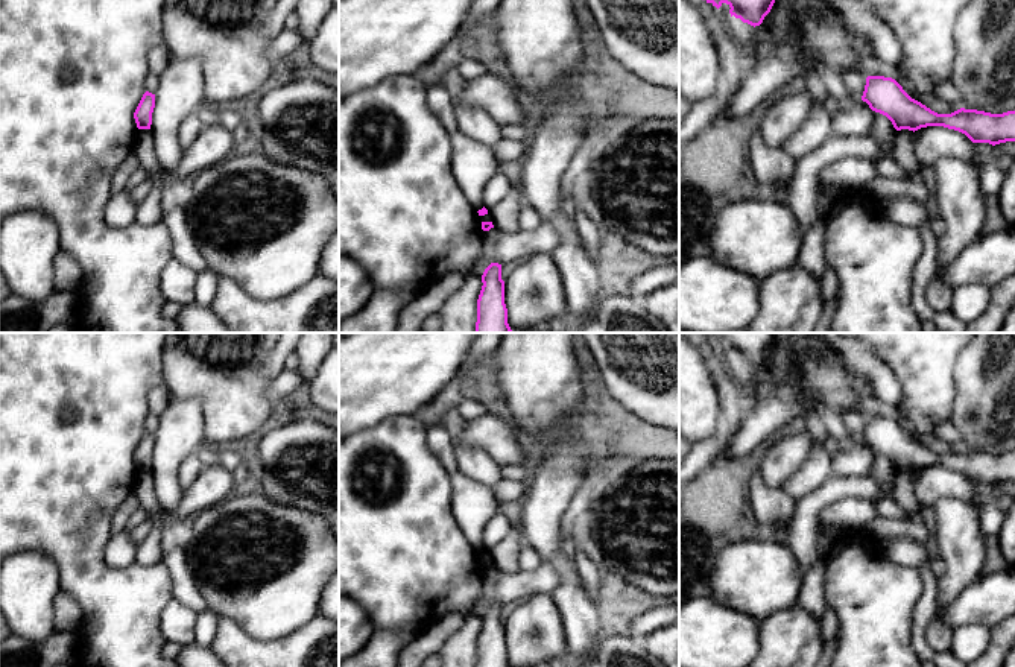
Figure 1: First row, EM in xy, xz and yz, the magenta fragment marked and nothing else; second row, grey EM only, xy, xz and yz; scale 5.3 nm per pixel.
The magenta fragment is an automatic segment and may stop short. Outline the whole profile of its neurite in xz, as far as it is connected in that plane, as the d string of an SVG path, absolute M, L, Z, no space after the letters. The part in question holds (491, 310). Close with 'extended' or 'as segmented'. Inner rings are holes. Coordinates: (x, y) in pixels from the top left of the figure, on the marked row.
M491 263L482 275L476 333L514 333L508 324L501 264Z | as segmented

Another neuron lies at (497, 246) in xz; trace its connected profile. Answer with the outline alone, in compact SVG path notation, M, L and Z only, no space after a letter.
M542 223L533 231L518 231L515 234L503 232L494 226L489 231L483 231L480 255L462 275L482 277L491 263L503 266L514 260L523 260L530 254L556 249L559 243L561 236L550 223Z

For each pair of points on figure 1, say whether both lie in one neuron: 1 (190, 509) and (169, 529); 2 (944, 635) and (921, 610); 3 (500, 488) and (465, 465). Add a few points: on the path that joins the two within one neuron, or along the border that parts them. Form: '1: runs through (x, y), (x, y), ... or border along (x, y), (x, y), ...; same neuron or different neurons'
1: runs through (184, 512), (172, 523); same neuron
2: border along (936, 614), (926, 629), (926, 643), (932, 651); different neurons
3: border along (502, 479), (493, 488); different neurons

